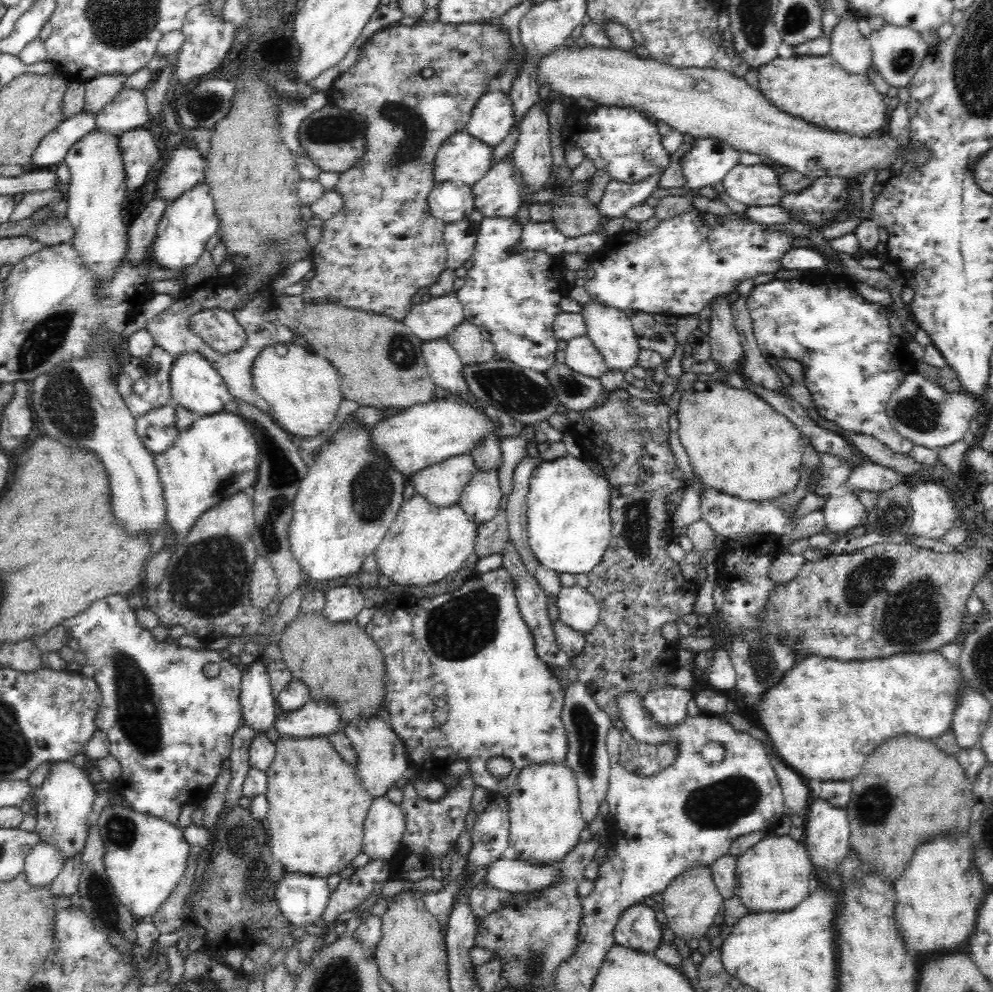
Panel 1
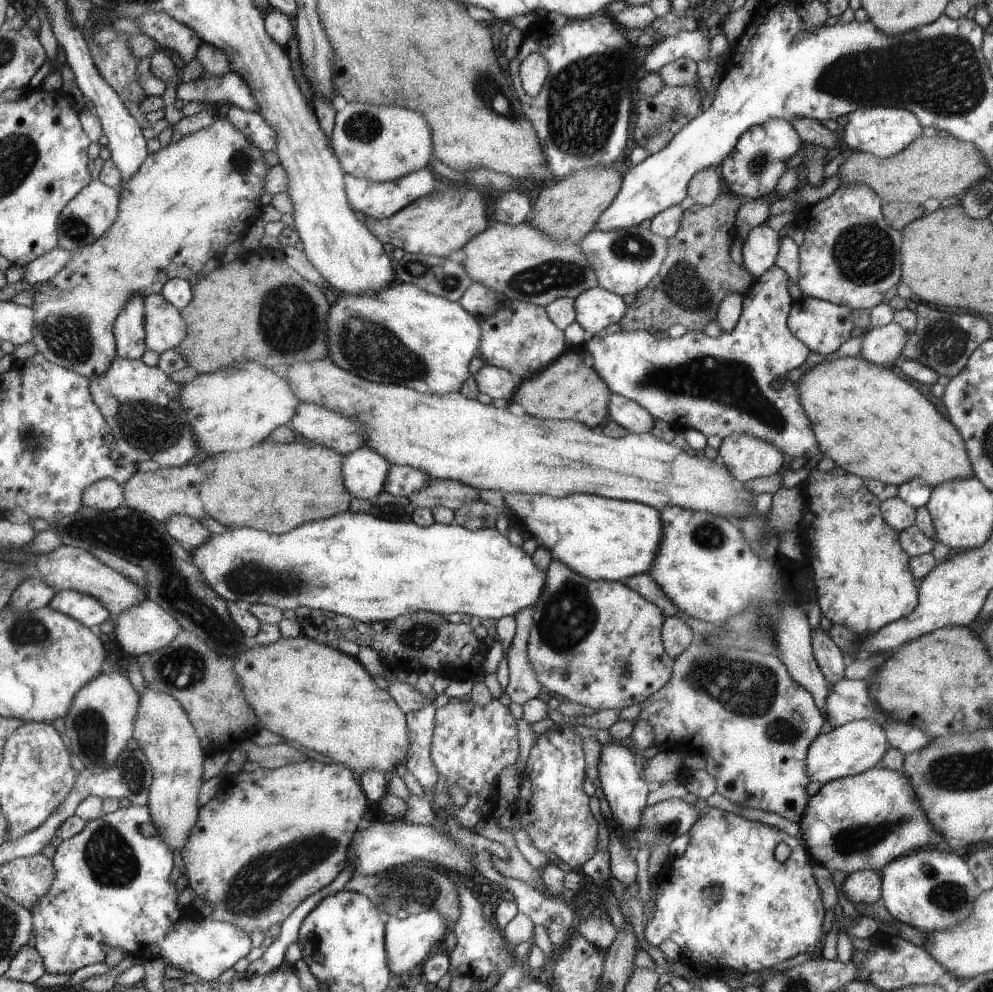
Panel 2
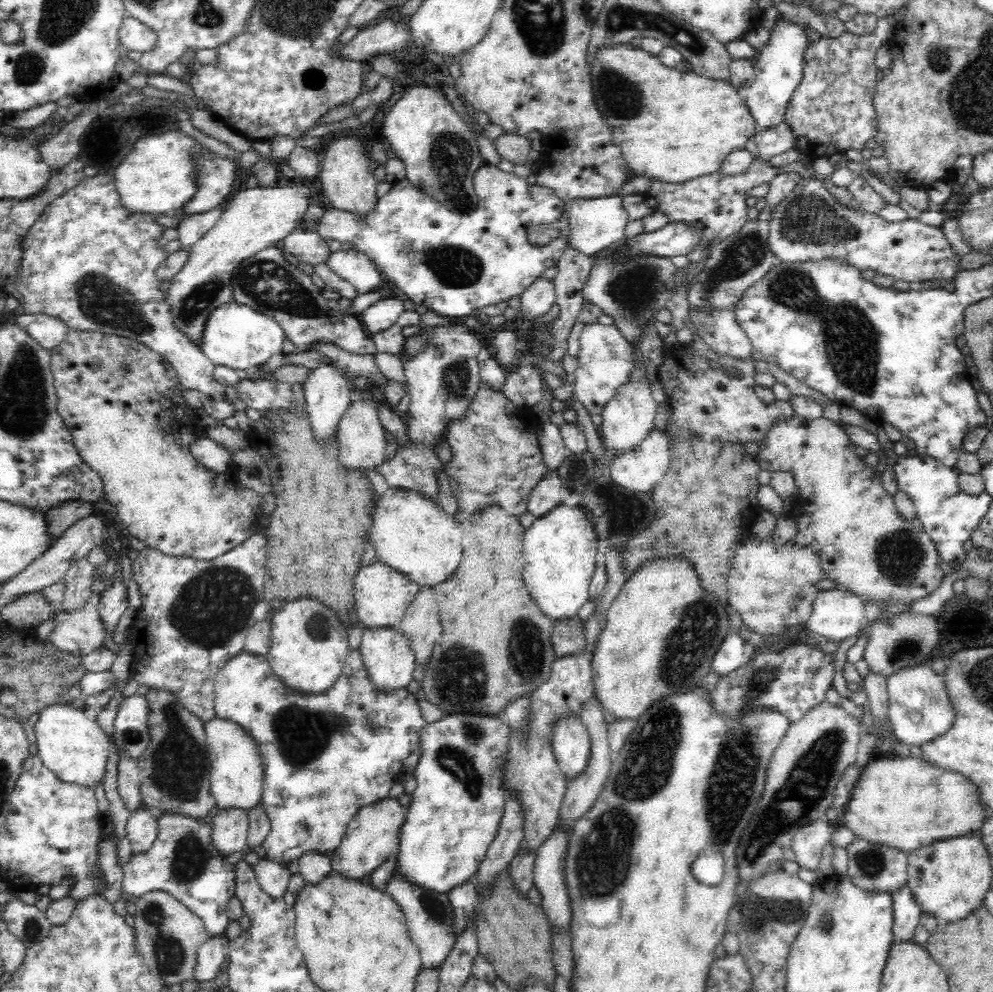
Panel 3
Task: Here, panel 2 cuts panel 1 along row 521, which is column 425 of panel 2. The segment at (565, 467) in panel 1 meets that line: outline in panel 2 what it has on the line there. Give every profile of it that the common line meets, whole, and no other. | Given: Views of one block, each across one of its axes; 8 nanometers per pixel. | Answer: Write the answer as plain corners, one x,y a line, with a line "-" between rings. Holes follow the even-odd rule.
349,510
335,514
333,517
327,518
327,520
305,522
305,524
301,524
301,526
297,526
291,532
281,534
281,536
257,532
257,530
251,530
251,528
239,528
239,530
233,528
233,530
227,530
227,532
217,536
210,534
208,542
205,542
199,549
194,549
193,565
200,571
201,577
208,583
208,586
225,601
235,602
241,600
250,606
258,603
277,608
279,611
294,610
306,606
310,609
320,609
344,615
358,622
393,621
396,617
418,611
428,611
439,615
459,613
463,614
466,619
477,616
479,619
497,621
506,615
515,616
521,610
536,605
538,598
544,592
544,583
546,582
546,572
538,570
531,558
521,550
521,547
514,546
509,542
505,534
499,534
493,527
469,531
461,526
445,525
436,521
430,526
419,527
412,521
391,522
375,518
368,513
357,513

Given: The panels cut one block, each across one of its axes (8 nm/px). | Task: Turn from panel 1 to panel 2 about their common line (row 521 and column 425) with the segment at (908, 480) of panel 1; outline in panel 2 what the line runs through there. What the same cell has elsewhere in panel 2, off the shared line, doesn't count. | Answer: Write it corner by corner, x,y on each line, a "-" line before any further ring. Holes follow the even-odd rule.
427,910
415,915
396,915
387,917
386,922
386,950
388,951
388,970
392,974
403,976
415,964
422,964
421,960
429,954
431,946
442,940
445,929
450,928
443,915
437,911

